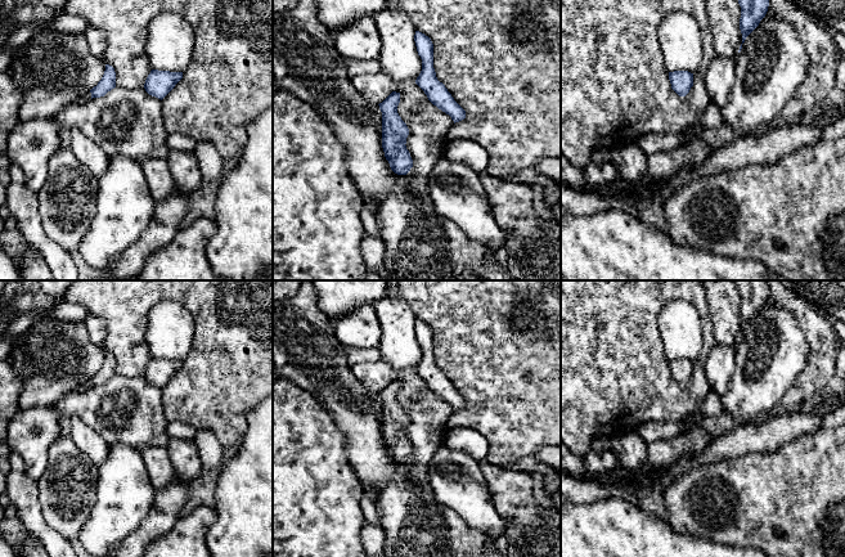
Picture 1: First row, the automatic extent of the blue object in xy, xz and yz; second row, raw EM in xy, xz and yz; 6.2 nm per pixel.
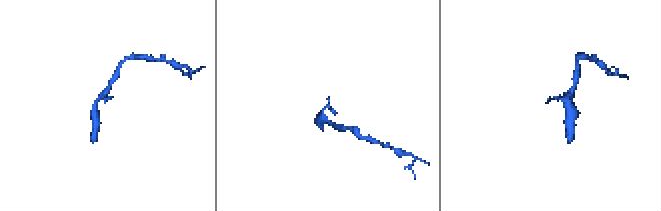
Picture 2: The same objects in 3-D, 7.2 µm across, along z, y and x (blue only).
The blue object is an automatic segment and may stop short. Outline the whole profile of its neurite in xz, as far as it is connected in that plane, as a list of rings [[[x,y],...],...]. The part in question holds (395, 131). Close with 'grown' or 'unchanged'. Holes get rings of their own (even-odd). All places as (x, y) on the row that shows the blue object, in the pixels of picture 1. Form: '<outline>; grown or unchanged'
[[[392,91],[382,103],[382,148],[391,170],[406,175],[413,167],[413,160],[406,149],[409,129],[397,113],[400,93]]]; unchanged

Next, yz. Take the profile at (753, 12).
[[[738,0],[741,6],[740,30],[742,33],[742,44],[746,37],[759,26],[765,17],[769,0]]]; unchanged

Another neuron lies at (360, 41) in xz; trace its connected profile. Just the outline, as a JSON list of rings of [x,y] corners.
[[[372,15],[355,21],[332,36],[336,49],[345,59],[365,62],[378,59],[381,54],[382,42]]]

